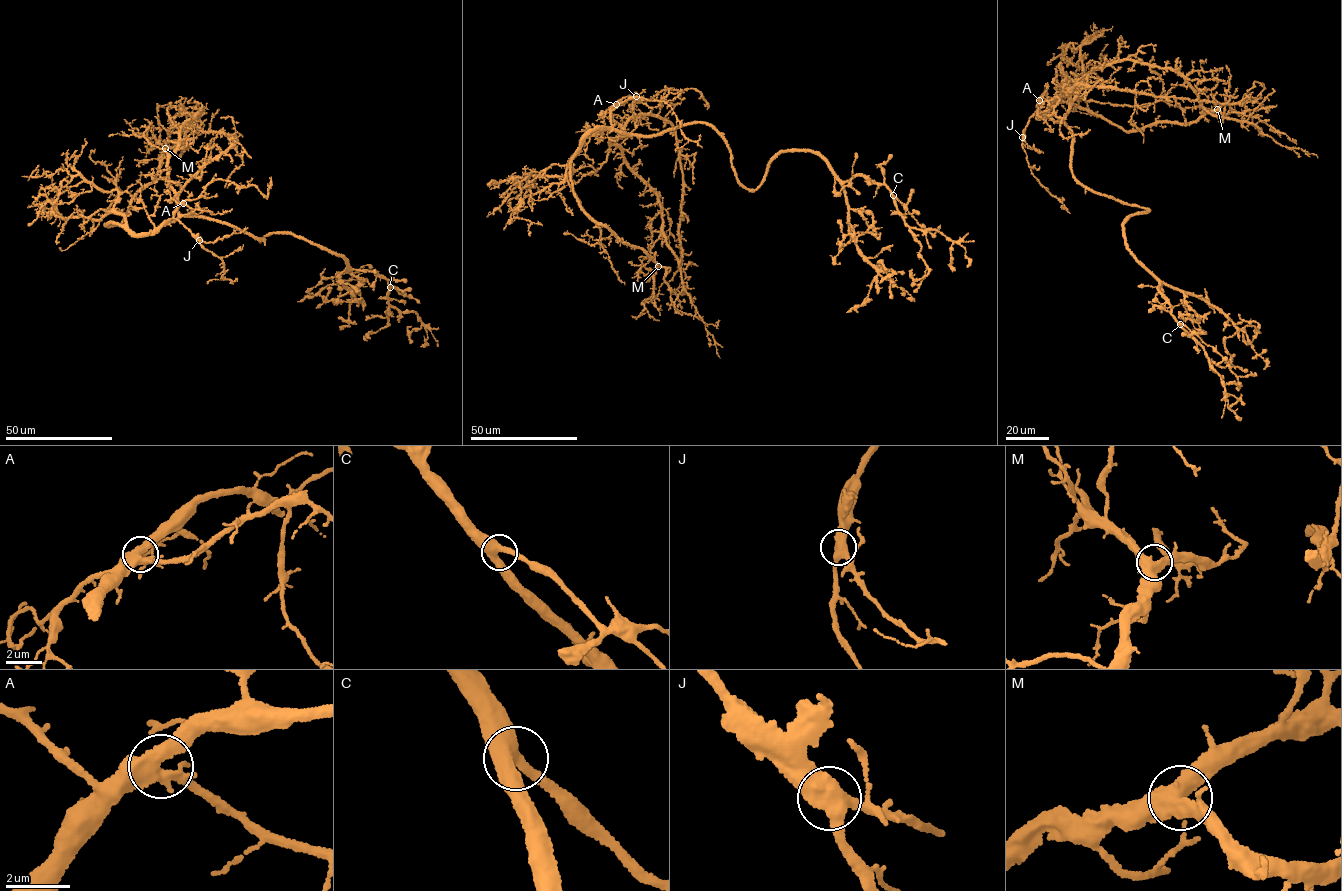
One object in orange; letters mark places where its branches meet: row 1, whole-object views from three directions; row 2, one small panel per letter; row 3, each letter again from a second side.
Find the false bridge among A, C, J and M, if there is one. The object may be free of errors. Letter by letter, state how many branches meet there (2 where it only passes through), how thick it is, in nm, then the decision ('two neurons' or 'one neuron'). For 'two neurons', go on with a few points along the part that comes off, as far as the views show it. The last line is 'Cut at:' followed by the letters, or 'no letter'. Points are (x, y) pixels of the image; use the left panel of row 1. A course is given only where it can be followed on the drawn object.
A: 3 branches meet; 440 nm thick; one neuron
C: 3 branches meet; 440 nm thick; one neuron
J: 3 branches meet; 480 nm thick; one neuron
M: 3 branches meet; 460 nm thick; one neuron
Cut at: no letter

